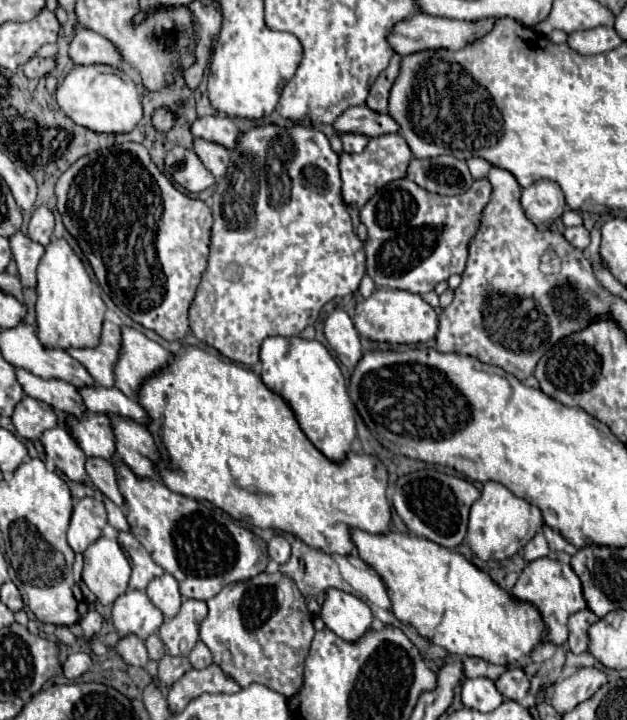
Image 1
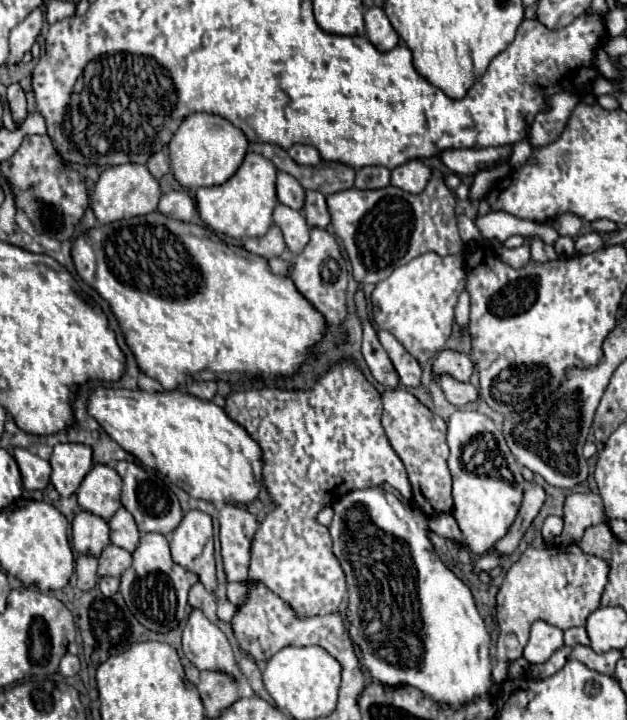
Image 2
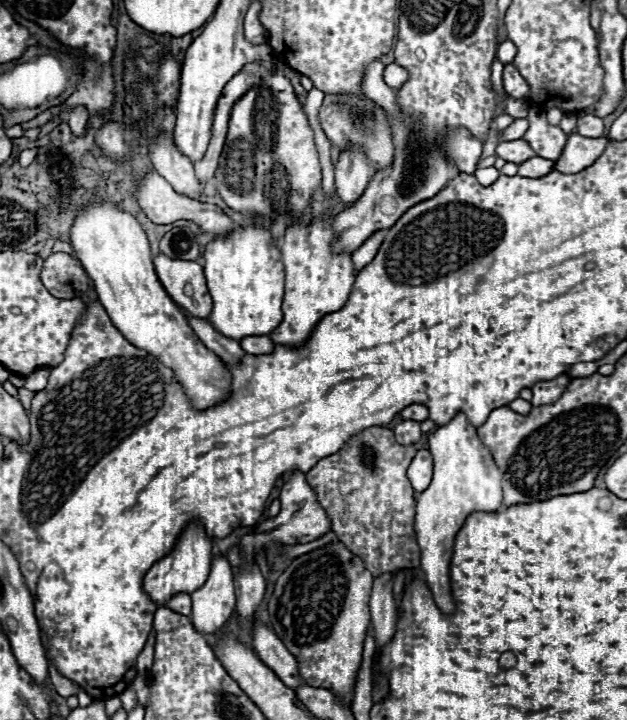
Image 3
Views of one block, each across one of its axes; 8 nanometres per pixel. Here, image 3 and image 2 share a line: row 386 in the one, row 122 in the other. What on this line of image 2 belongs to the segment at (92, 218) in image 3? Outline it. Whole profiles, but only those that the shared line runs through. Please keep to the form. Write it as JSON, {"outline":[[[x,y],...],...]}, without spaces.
{"outline":[[[196,112],[186,116],[178,132],[168,144],[168,154],[172,160],[172,172],[184,188],[218,186],[236,174],[244,156],[248,152],[248,140],[240,128],[230,124],[226,118],[206,112]]]}

